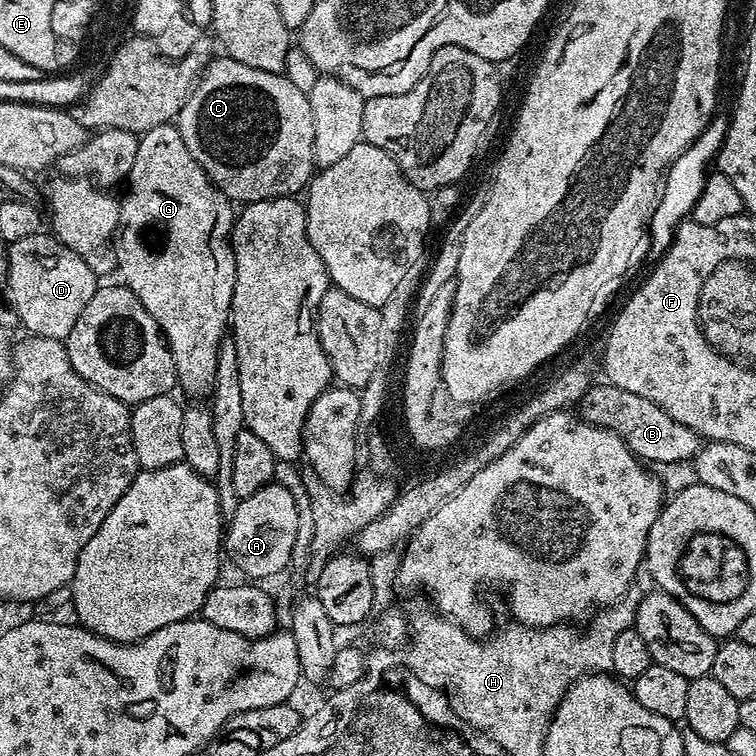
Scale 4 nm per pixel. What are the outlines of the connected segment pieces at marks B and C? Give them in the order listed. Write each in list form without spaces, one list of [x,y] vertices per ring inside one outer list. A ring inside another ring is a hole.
[[[607,382],[593,383],[578,403],[578,412],[583,419],[589,420],[599,428],[618,434],[628,443],[628,449],[649,465],[662,463],[691,461],[702,443],[701,436],[690,426],[682,426],[662,410],[662,406],[654,406],[650,398],[642,398],[642,394],[630,394],[630,390],[622,390]]]
[[[213,58],[199,76],[199,80],[196,81],[196,85],[192,93],[186,98],[182,110],[176,115],[174,123],[176,129],[182,134],[182,142],[186,142],[186,150],[190,150],[194,162],[198,162],[198,166],[202,166],[202,170],[211,178],[216,189],[233,202],[246,205],[269,200],[270,198],[278,198],[279,196],[300,194],[307,189],[314,175],[314,150],[312,149],[314,146],[314,114],[310,110],[307,91],[303,87],[300,89],[294,81],[287,80],[286,77],[287,75],[278,72],[254,70],[254,66],[246,66],[237,60]]]

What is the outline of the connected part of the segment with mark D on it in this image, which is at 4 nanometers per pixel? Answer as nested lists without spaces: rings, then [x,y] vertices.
[[[41,230],[30,234],[30,238],[22,238],[8,245],[8,303],[16,311],[19,327],[25,328],[28,336],[54,338],[61,342],[67,341],[70,330],[74,330],[74,322],[86,310],[90,298],[94,298],[98,287],[98,277],[74,250],[67,248],[61,240]]]

